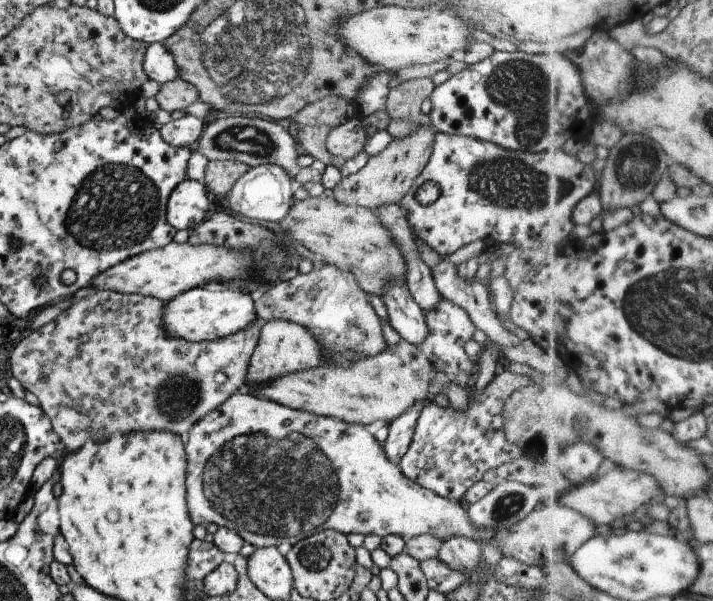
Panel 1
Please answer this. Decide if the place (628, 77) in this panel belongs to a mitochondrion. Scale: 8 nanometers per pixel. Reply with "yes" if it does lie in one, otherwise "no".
yes

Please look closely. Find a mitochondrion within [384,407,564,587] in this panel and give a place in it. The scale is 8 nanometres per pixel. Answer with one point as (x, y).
(513, 503)

